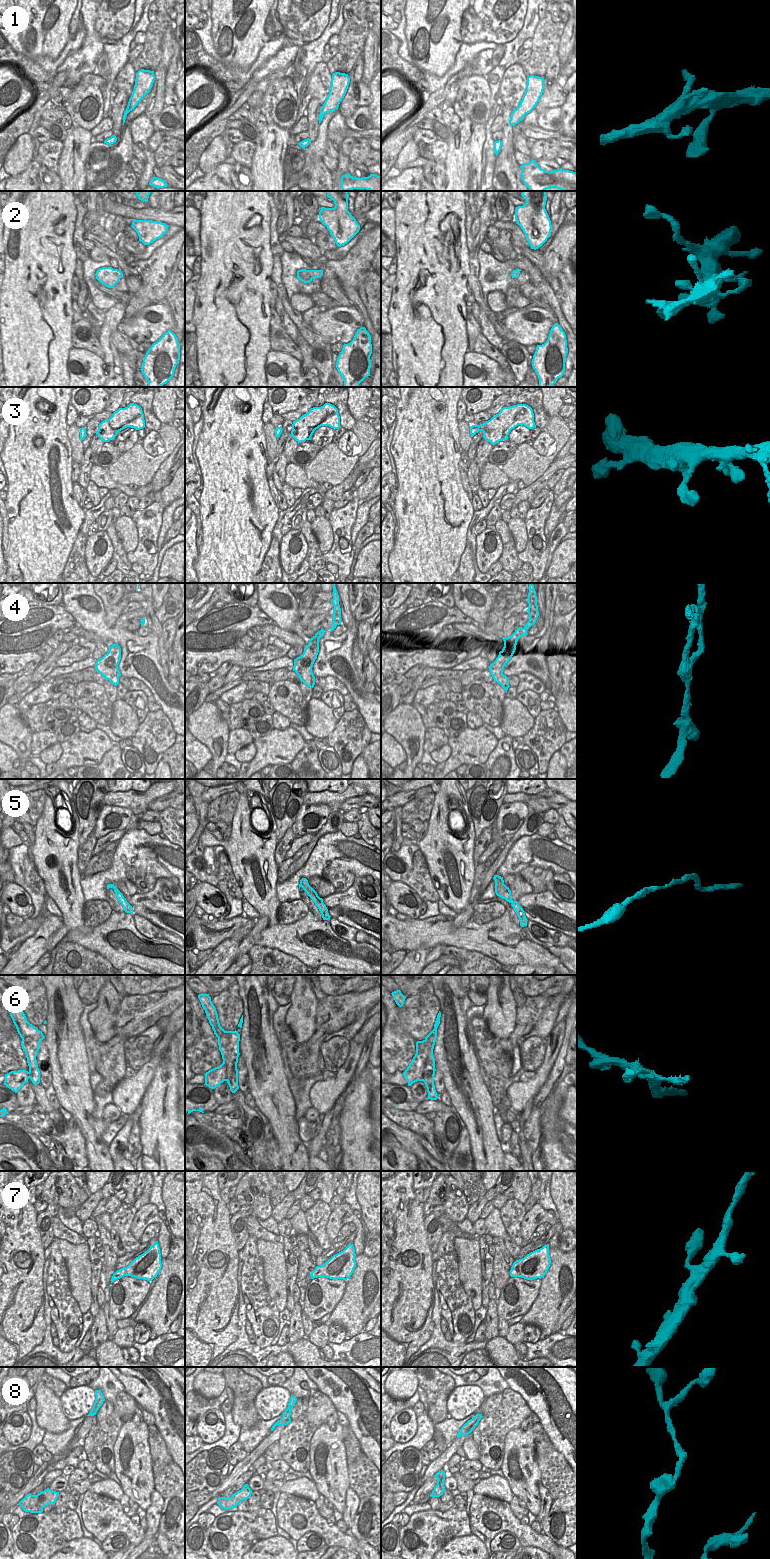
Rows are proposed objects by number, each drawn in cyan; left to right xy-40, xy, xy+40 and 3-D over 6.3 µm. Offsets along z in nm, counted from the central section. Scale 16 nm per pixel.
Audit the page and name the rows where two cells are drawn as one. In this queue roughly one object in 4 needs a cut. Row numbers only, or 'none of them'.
6

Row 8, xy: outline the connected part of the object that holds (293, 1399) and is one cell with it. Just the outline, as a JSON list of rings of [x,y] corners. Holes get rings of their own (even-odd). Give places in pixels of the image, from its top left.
[[[291,1395],[287,1409],[283,1412],[282,1418],[280,1420],[278,1420],[272,1426],[271,1431],[273,1431],[277,1425],[287,1425],[288,1423],[291,1422],[291,1418],[290,1418],[290,1416],[291,1416],[291,1409],[295,1405],[296,1401],[297,1401],[297,1398],[295,1396],[293,1396],[293,1395]]]

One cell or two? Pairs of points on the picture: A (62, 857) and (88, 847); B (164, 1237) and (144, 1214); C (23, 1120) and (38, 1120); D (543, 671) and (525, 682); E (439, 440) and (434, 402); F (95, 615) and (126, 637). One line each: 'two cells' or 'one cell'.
A: two cells
B: one cell
C: one cell
D: two cells
E: one cell
F: one cell

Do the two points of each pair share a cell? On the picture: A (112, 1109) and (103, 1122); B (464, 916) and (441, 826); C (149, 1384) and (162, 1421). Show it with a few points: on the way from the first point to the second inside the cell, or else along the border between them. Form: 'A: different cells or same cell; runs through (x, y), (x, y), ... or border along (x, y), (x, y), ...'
A: same cell; runs through (111, 1112), (106, 1119)
B: different cells; border along (469, 904), (457, 914)
C: same cell; runs through (158, 1393), (163, 1399), (163, 1412)

